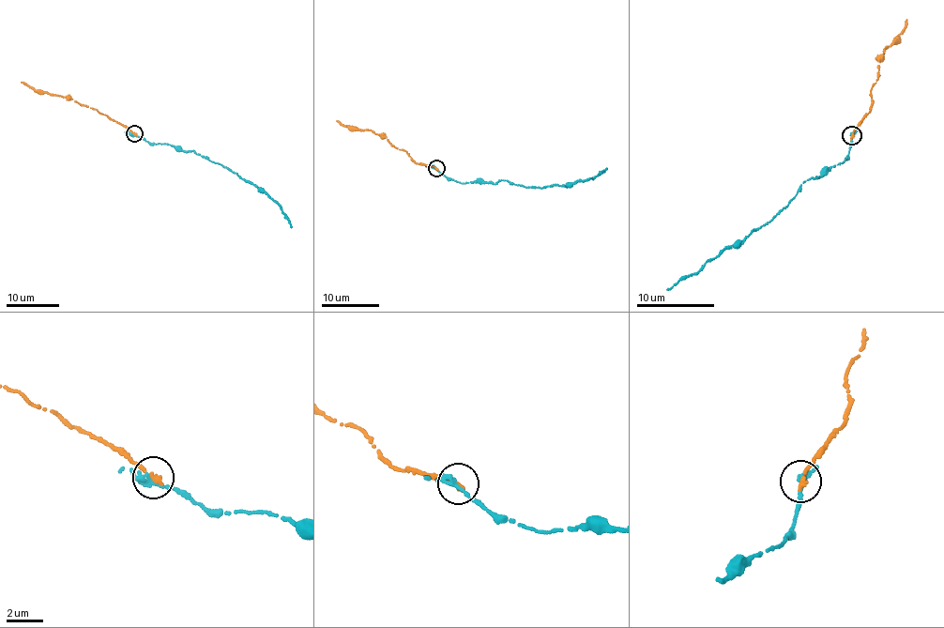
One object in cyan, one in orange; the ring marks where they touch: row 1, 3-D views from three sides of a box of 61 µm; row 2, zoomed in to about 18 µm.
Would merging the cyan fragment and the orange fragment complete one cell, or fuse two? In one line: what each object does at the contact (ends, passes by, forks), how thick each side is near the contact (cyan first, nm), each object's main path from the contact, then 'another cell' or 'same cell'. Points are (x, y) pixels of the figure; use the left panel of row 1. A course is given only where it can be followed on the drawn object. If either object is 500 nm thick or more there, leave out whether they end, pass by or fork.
cyan passes by; orange ends there; 280 nm thick on the cyan side, 320 nm on the other; cyan runs (133, 133), (152, 144), (193, 151), (237, 173), (240, 178), (262, 188), (272, 200), (278, 201), (291, 227); orange runs (134, 134), (96, 110), (72, 99), (32, 89), (22, 82); same cell

